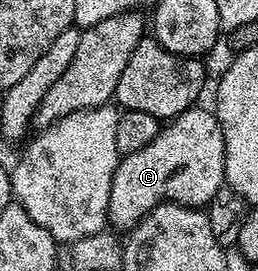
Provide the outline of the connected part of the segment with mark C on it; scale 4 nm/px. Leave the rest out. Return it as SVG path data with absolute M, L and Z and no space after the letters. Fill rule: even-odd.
M200 106L187 107L181 115L161 126L158 137L154 137L150 145L138 149L138 153L130 153L121 158L116 166L114 181L110 185L108 223L111 226L124 227L123 229L137 227L142 217L149 215L159 203L180 203L184 207L207 208L211 199L225 186L226 141L222 137L222 125L215 110L208 108L207 111Z

